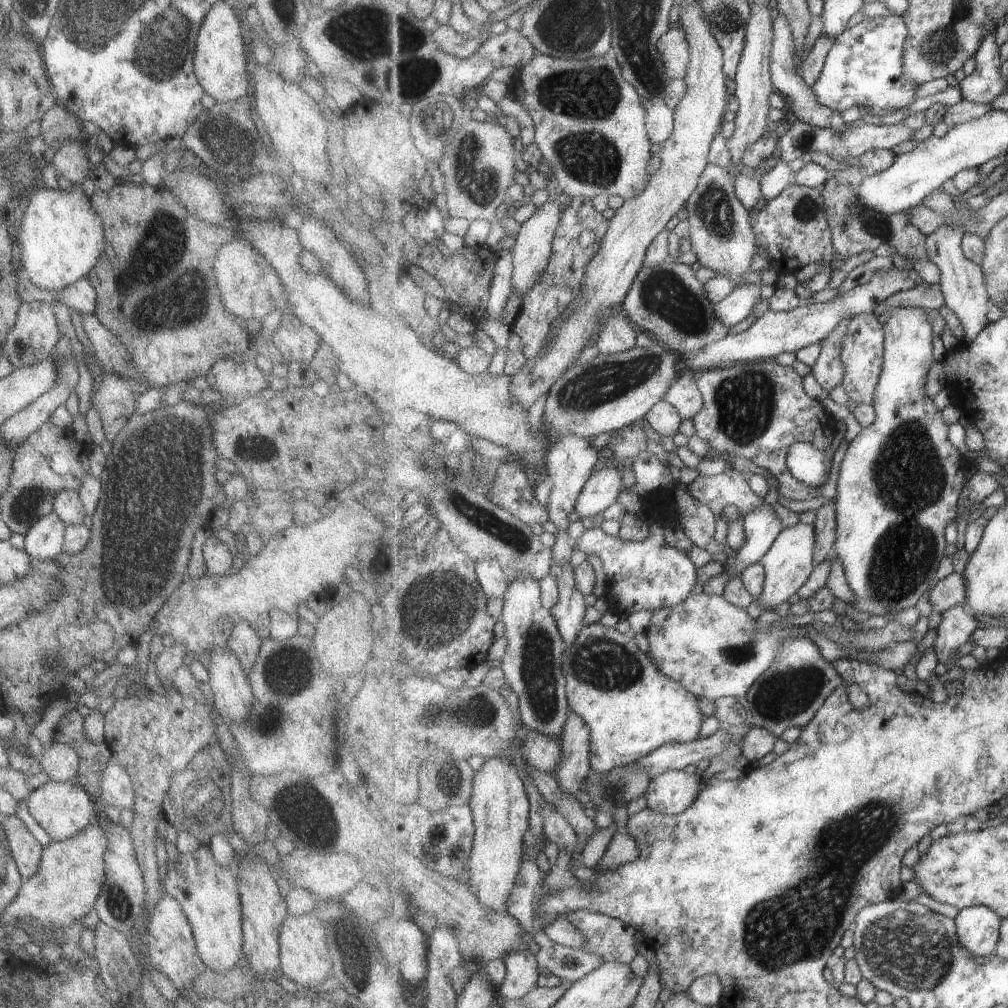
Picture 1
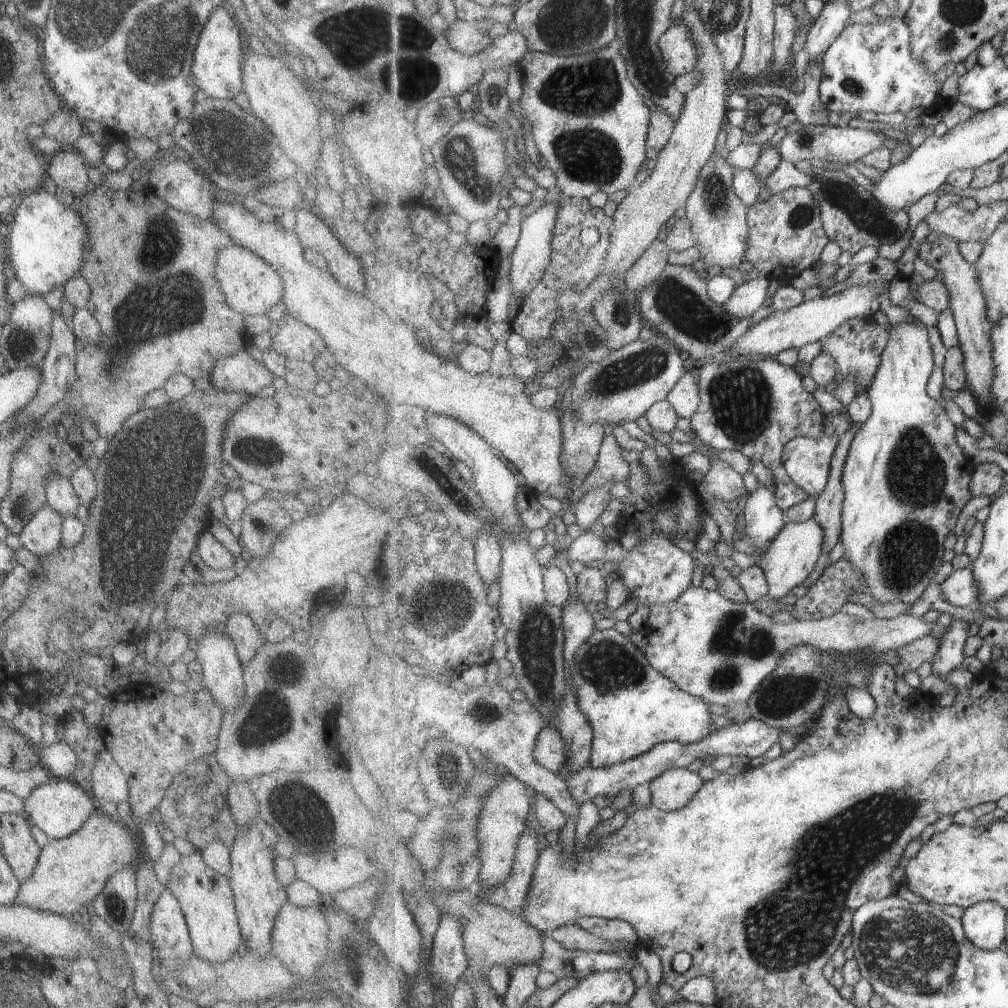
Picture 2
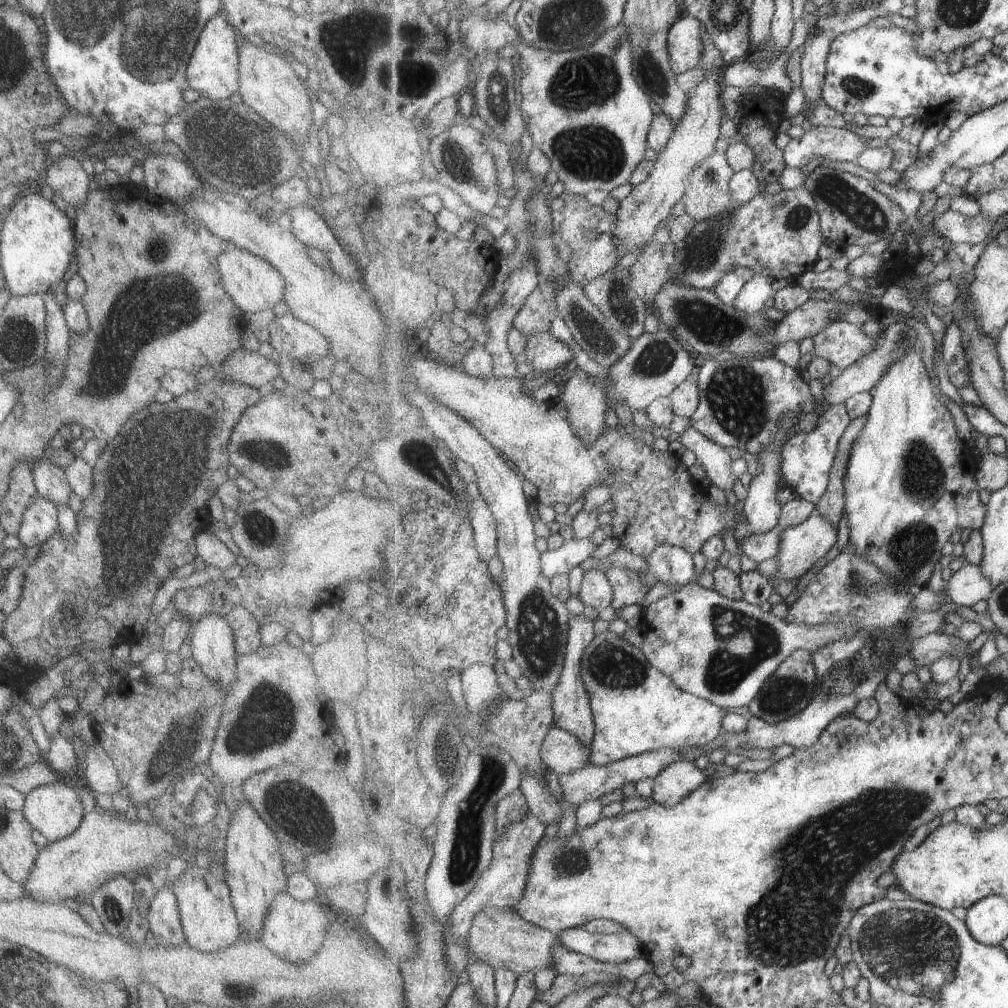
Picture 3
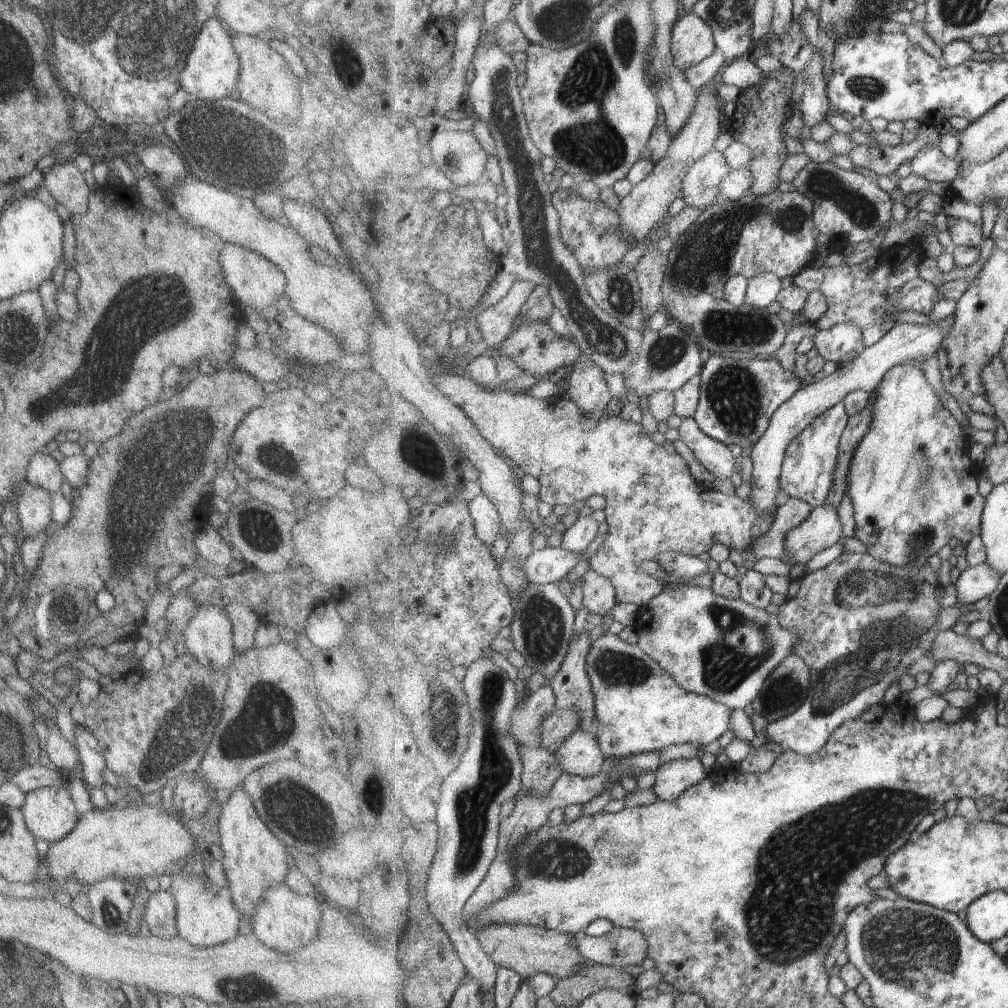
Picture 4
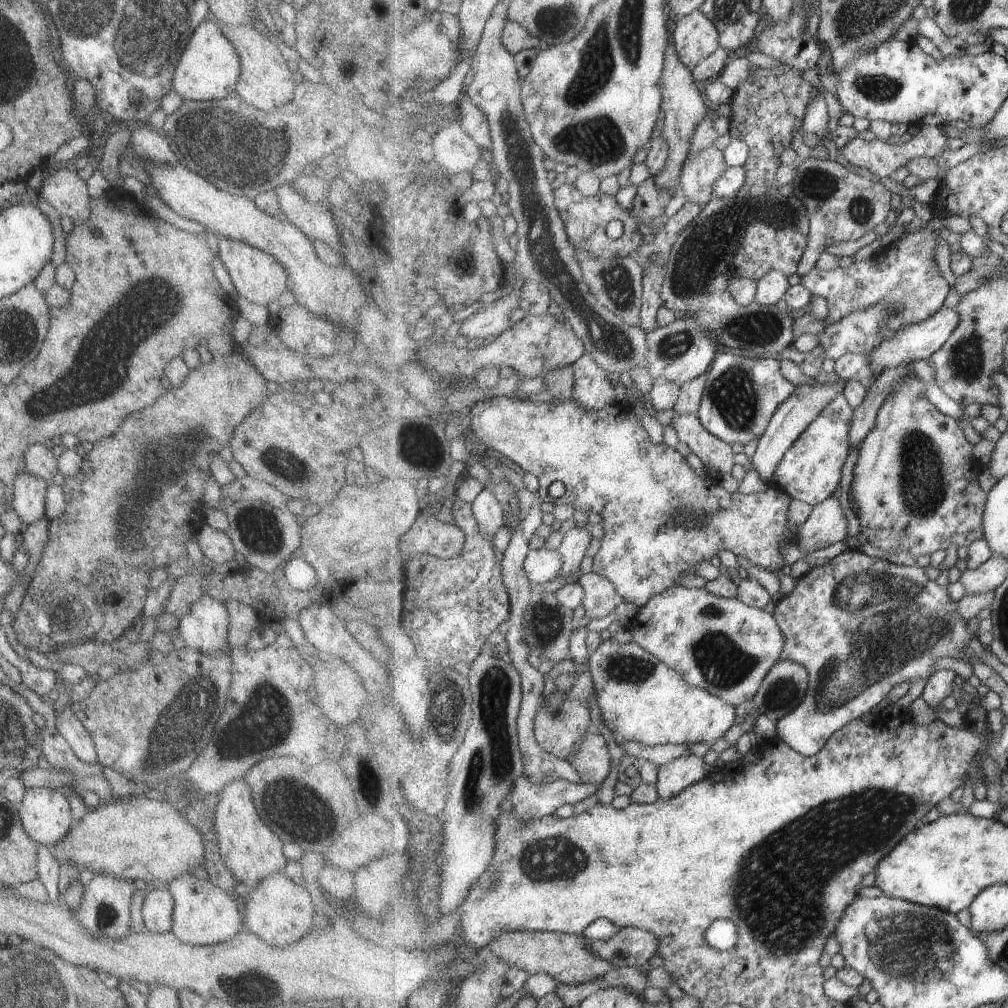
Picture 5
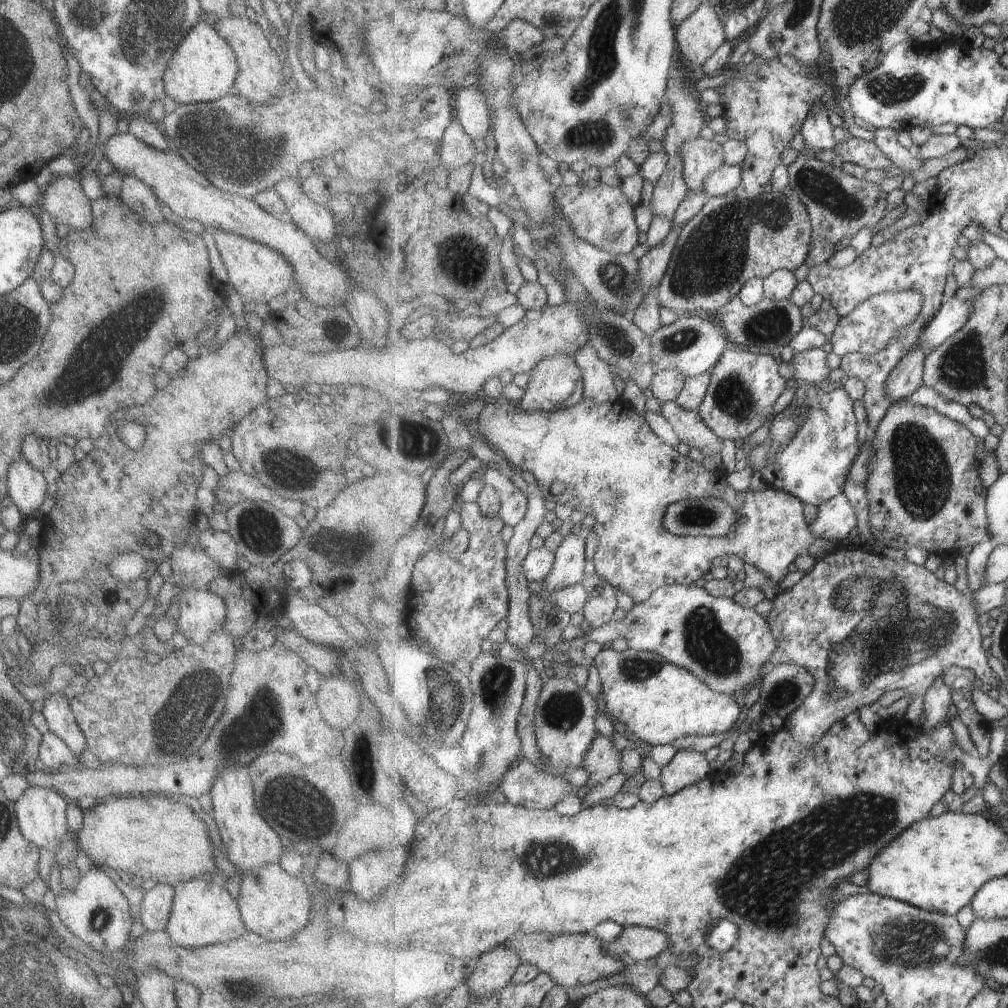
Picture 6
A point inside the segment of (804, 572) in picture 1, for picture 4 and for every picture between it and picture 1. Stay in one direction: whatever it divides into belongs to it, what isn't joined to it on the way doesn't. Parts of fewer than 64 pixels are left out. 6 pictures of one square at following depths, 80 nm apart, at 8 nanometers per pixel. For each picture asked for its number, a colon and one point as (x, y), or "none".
2: (794, 553)
3: (802, 546)
4: (822, 529)

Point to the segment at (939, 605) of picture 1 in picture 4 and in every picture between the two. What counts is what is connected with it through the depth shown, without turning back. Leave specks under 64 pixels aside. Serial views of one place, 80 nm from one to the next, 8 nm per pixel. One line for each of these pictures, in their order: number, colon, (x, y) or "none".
2: (961, 588)
3: (969, 585)
4: (977, 582)

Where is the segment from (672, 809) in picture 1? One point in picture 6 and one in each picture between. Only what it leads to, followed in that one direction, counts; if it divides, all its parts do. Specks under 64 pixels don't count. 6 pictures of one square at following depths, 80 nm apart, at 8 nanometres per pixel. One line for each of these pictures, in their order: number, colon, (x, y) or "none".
2: (673, 790)
3: (673, 784)
4: (673, 778)
5: (674, 777)
6: (687, 767)

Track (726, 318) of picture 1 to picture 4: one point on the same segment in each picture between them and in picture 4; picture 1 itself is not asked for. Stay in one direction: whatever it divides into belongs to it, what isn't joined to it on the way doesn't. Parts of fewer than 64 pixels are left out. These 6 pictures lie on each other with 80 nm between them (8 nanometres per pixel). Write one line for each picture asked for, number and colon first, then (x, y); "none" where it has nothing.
2: (752, 294)
3: (758, 293)
4: (763, 289)

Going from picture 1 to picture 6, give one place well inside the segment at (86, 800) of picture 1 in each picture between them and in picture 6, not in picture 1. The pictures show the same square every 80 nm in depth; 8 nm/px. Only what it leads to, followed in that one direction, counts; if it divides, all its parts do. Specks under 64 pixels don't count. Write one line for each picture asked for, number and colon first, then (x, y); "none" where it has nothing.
2: (57, 808)
3: (54, 810)
4: (48, 813)
5: (44, 815)
6: (39, 812)

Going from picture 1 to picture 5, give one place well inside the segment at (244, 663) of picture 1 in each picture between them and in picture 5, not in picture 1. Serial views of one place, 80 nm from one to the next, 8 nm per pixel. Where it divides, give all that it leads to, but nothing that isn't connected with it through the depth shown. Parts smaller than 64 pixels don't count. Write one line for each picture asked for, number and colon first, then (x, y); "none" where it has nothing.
2: (246, 639)
3: (244, 627)
4: (243, 621)
5: (242, 619)

